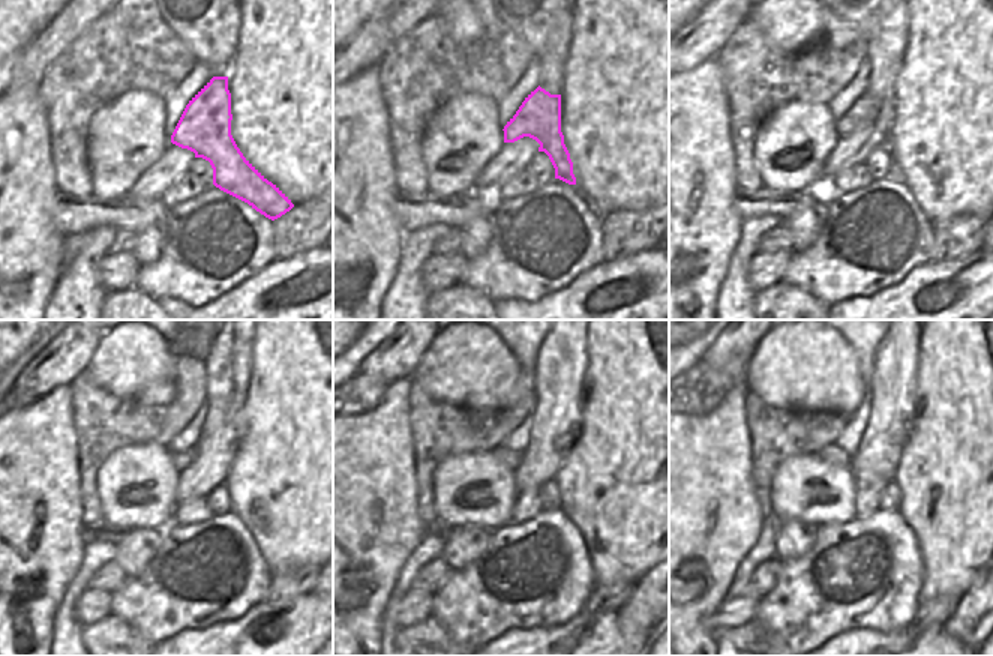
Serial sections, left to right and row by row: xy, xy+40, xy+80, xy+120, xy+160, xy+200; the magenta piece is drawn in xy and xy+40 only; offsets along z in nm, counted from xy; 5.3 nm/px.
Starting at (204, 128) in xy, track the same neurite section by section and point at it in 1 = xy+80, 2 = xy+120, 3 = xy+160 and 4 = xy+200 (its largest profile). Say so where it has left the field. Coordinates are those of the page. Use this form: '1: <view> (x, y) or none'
1: xy+80 (864, 111)
2: xy+120 (180, 460)
3: xy+160 (512, 460)
4: xy+200 (831, 454)

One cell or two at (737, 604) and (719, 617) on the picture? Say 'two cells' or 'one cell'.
one cell

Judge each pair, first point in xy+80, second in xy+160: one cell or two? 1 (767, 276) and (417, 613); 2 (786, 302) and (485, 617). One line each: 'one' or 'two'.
1: one
2: two

